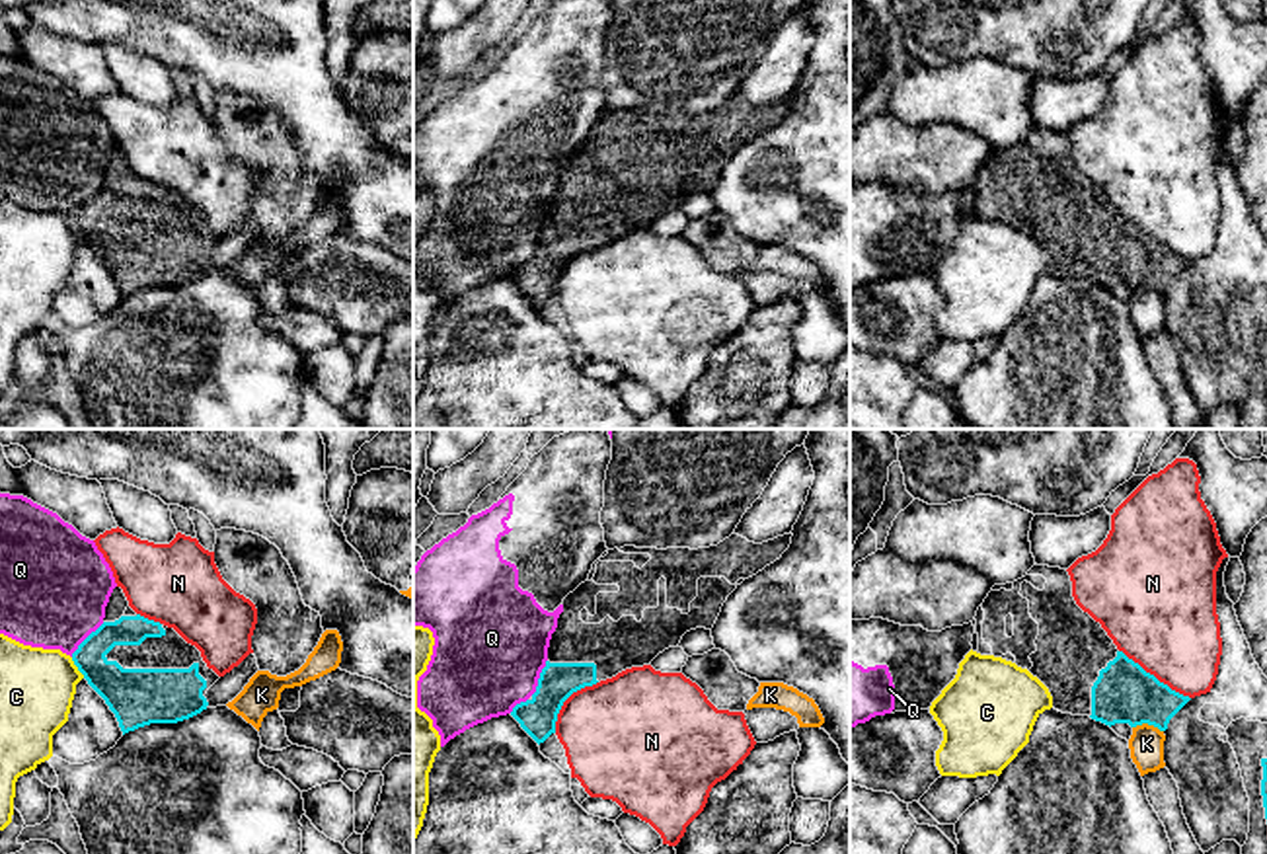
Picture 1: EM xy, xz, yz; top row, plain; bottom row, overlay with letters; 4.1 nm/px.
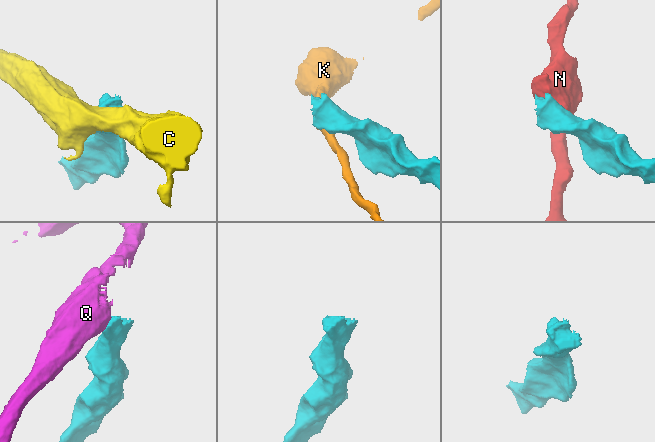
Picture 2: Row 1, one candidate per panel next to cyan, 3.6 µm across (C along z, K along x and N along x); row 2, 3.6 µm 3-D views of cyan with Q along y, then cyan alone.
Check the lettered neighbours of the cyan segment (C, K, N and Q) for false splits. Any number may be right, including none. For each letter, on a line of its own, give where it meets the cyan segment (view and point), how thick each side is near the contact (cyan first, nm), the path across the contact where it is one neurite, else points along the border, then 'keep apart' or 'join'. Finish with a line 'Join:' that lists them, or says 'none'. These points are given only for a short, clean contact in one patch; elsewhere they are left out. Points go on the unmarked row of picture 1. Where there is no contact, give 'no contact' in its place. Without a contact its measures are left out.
C: meets cyan in xy at (76, 229); 200 nm thick on the cyan side, 300 nm on the other; border along xy (71, 221), (84, 240); keep apart
K: meets cyan in yz at (1149, 287); 260 nm thick on the cyan side, 140 nm on the other; border along yz (1133, 289), (1147, 287), (1162, 295); keep apart
N: meets cyan in yz at (1152, 238); 260 nm thick on the cyan side, 440 nm on the other; keep apart
Q: meets cyan in xy at (86, 201); 160 nm thick on the cyan side, 440 nm on the other; border along xy (104, 186), (71, 219); keep apart
Join: none

